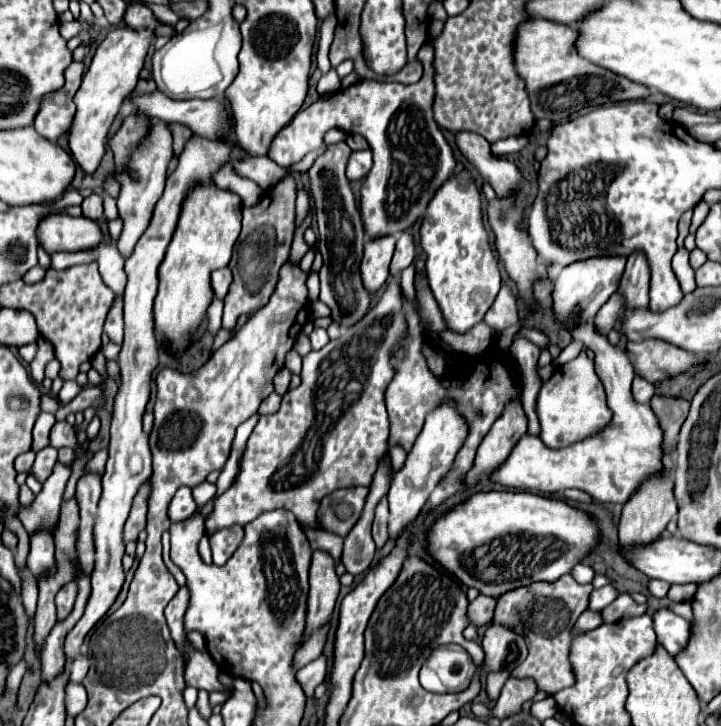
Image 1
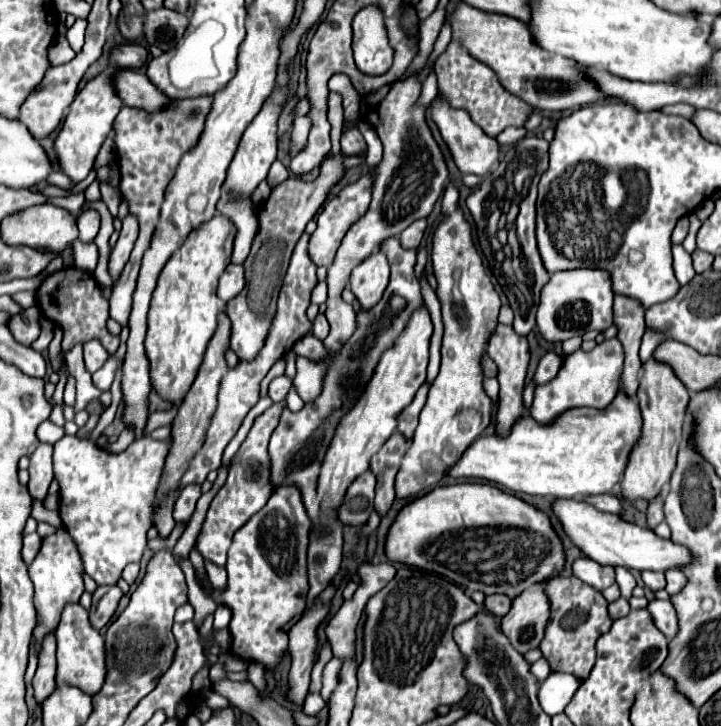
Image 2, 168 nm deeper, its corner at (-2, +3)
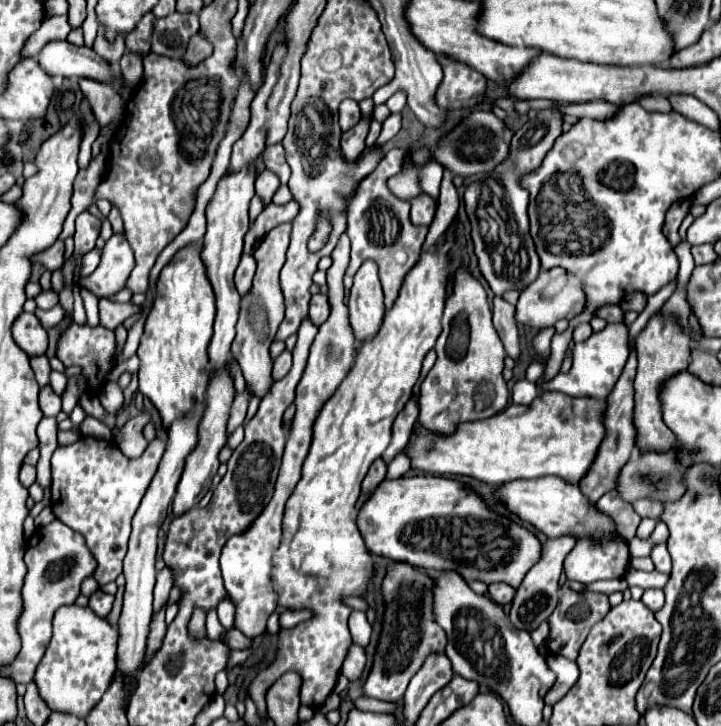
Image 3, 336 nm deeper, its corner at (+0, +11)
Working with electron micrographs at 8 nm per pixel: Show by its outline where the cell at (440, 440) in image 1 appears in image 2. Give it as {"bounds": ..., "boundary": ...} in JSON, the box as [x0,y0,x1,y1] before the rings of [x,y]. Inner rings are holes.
{"bounds":[395,210,501,498],"boundary":[[[461,210],[449,214],[435,230],[431,260],[445,324],[441,368],[429,388],[413,444],[409,446],[397,474],[395,492],[399,498],[417,496],[437,486],[447,470],[461,458],[463,450],[489,426],[495,406],[483,390],[481,360],[487,354],[487,342],[497,326],[501,300],[493,282],[485,274],[481,256],[477,254],[471,238],[471,226],[463,218]]]}

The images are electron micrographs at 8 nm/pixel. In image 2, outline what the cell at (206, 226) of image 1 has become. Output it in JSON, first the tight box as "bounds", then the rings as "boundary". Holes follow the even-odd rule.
{"bounds":[145,216,237,406],"boundary":[[[213,216],[185,238],[181,248],[161,270],[147,320],[145,352],[149,358],[153,390],[171,404],[179,406],[183,402],[217,328],[221,306],[221,300],[217,298],[217,280],[231,262],[235,232],[237,230],[227,216]]]}

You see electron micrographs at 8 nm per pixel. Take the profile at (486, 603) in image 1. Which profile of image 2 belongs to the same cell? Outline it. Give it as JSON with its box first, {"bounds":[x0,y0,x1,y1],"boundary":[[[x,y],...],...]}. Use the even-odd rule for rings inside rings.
{"bounds":[485,594,511,618],"boundary":[[[503,594],[487,596],[485,598],[485,608],[487,608],[487,612],[495,614],[497,618],[503,618],[509,612],[509,608],[511,608],[511,598],[503,596]]]}

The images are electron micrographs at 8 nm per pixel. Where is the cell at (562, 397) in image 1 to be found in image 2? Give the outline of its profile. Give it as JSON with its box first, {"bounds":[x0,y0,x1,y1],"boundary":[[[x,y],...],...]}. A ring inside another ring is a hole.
{"bounds":[531,338,623,424],"boundary":[[[617,338],[603,340],[589,352],[581,352],[581,350],[573,352],[571,356],[565,358],[559,374],[551,382],[535,388],[531,416],[535,416],[535,420],[547,424],[569,408],[577,408],[577,406],[605,408],[607,404],[611,404],[615,394],[619,392],[621,370],[623,370],[623,348]]]}

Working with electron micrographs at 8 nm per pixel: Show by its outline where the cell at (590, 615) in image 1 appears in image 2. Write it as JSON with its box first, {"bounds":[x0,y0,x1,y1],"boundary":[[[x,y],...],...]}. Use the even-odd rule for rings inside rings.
{"bounds":[609,598,631,620],"boundary":[[[619,598],[619,600],[615,600],[615,602],[609,604],[609,614],[613,616],[613,620],[627,616],[629,610],[631,610],[631,608],[629,608],[629,602],[627,602],[625,598]]]}

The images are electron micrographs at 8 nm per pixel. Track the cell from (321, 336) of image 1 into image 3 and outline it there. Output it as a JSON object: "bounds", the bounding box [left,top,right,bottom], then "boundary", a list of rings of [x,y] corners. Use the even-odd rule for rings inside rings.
{"bounds":[309,294,329,326],"boundary":[[[315,294],[311,298],[311,304],[309,304],[309,318],[313,320],[315,326],[321,326],[321,322],[329,316],[329,302],[327,302],[327,296],[325,294]]]}

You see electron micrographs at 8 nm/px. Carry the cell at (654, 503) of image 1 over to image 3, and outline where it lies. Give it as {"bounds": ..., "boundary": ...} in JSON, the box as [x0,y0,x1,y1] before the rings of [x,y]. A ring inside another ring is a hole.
{"bounds":[633,316,691,452],"boundary":[[[651,316],[643,332],[637,336],[637,376],[635,376],[635,410],[633,410],[633,426],[635,426],[635,448],[639,452],[669,452],[675,444],[673,432],[663,422],[661,412],[661,386],[677,376],[677,372],[685,372],[689,366],[689,348],[691,340],[677,328],[671,318]]]}

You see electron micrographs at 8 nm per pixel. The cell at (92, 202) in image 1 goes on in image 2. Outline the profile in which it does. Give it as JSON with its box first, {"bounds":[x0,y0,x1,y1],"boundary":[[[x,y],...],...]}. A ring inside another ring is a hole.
{"bounds":[77,210,99,242],"boundary":[[[85,210],[77,220],[77,228],[79,228],[77,240],[93,242],[97,232],[99,232],[99,214],[95,210]]]}

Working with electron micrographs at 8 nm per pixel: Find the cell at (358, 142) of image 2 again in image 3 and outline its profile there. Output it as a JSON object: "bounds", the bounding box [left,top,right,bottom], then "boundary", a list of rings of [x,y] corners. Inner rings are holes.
{"bounds":[339,98,361,132],"boundary":[[[351,98],[343,100],[339,106],[339,126],[343,132],[347,132],[349,128],[353,128],[353,124],[357,124],[357,120],[361,120],[361,112],[359,112],[359,104]]]}

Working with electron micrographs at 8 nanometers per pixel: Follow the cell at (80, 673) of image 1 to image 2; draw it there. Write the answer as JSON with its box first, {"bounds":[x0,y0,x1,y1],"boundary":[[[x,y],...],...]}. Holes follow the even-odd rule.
{"bounds":[55,604,105,696],"boundary":[[[67,604],[61,622],[55,630],[55,640],[57,640],[57,686],[75,686],[87,692],[89,696],[95,696],[99,688],[103,686],[103,676],[105,676],[105,638],[95,630],[89,622],[89,614],[81,604]]]}

